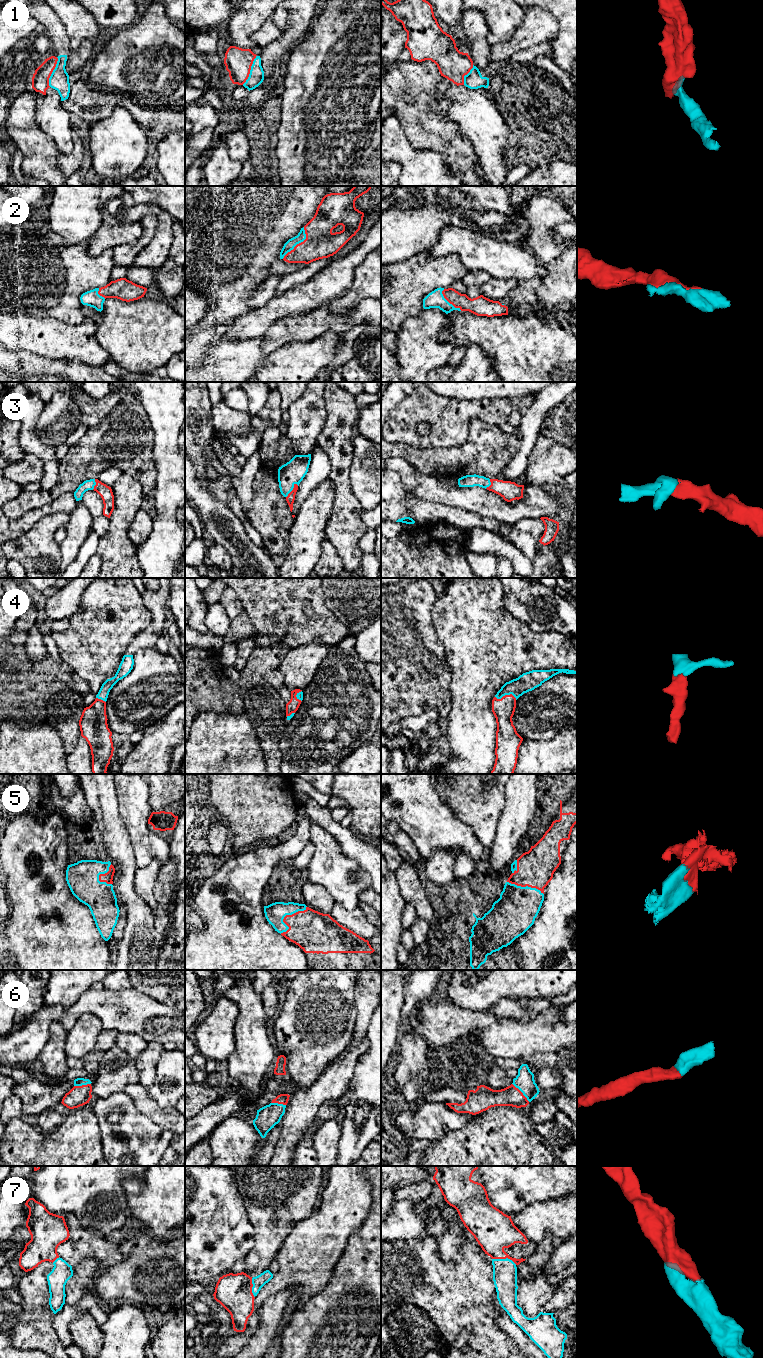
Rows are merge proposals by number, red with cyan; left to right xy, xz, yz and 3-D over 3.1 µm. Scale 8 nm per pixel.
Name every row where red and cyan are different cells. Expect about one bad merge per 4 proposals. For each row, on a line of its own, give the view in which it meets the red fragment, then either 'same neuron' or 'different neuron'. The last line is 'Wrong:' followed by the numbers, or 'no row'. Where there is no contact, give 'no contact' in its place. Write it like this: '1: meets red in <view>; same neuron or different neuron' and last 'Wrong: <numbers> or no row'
1: meets red in xy; different neuron
2: meets red in xz; same neuron
3: meets red in xz; same neuron
4: meets red in yz; same neuron
5: meets red in xz; same neuron
6: meets red in yz; same neuron
7: meets red in yz; same neuron
Wrong: 1

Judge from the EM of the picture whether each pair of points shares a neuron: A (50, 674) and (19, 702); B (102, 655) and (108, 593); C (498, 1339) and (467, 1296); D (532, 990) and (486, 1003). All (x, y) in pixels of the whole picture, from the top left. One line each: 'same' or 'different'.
A: same
B: same
C: same
D: same

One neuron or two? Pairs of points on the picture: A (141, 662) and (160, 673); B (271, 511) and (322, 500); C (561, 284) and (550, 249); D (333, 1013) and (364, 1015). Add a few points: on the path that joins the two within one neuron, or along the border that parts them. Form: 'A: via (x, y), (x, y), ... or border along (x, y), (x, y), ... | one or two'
A: via (146, 664), (155, 673) | one
B: border along (293, 518), (287, 528) | two
C: border along (566, 248), (544, 266) | two
D: border along (354, 991), (356, 1023), (355, 1032), (352, 1037) | two

